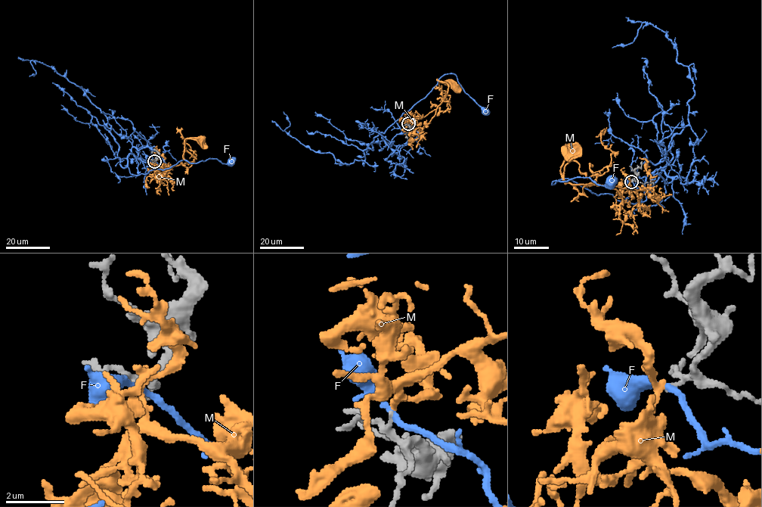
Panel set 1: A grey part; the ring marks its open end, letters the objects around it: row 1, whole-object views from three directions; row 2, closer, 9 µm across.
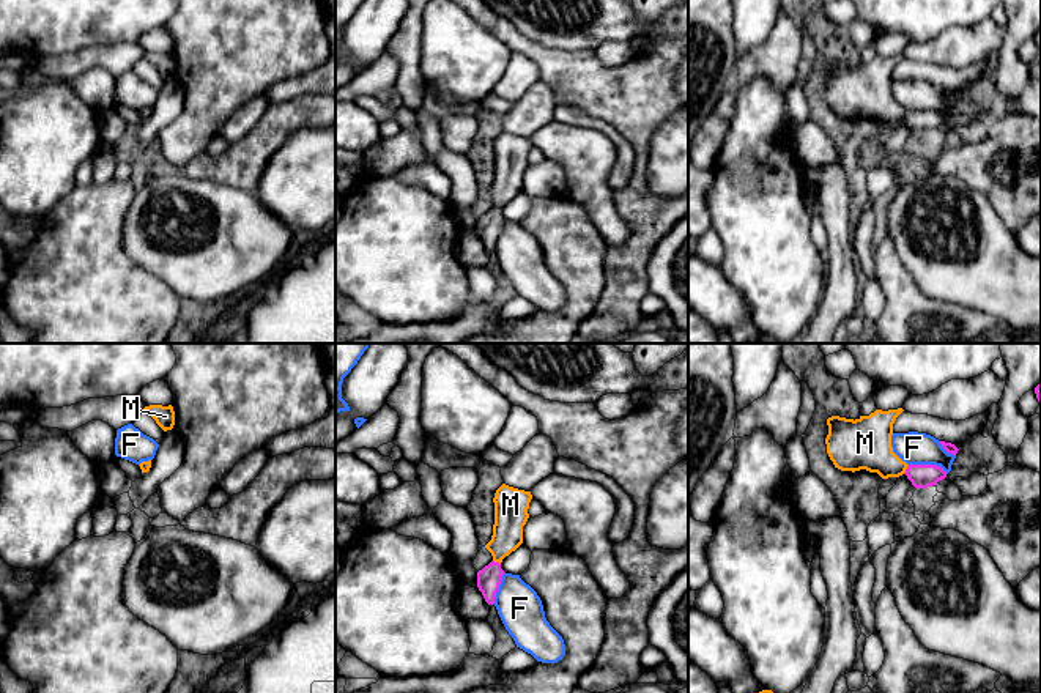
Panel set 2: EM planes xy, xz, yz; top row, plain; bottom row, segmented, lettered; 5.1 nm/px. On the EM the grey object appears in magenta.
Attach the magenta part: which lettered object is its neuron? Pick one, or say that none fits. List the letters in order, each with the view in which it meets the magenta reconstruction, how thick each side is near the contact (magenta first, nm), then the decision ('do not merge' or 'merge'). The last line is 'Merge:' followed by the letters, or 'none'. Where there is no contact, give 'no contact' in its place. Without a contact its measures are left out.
F: yz | 130/170 nm | do not merge
M: yz | 130/260 nm | merge
Merge: M

